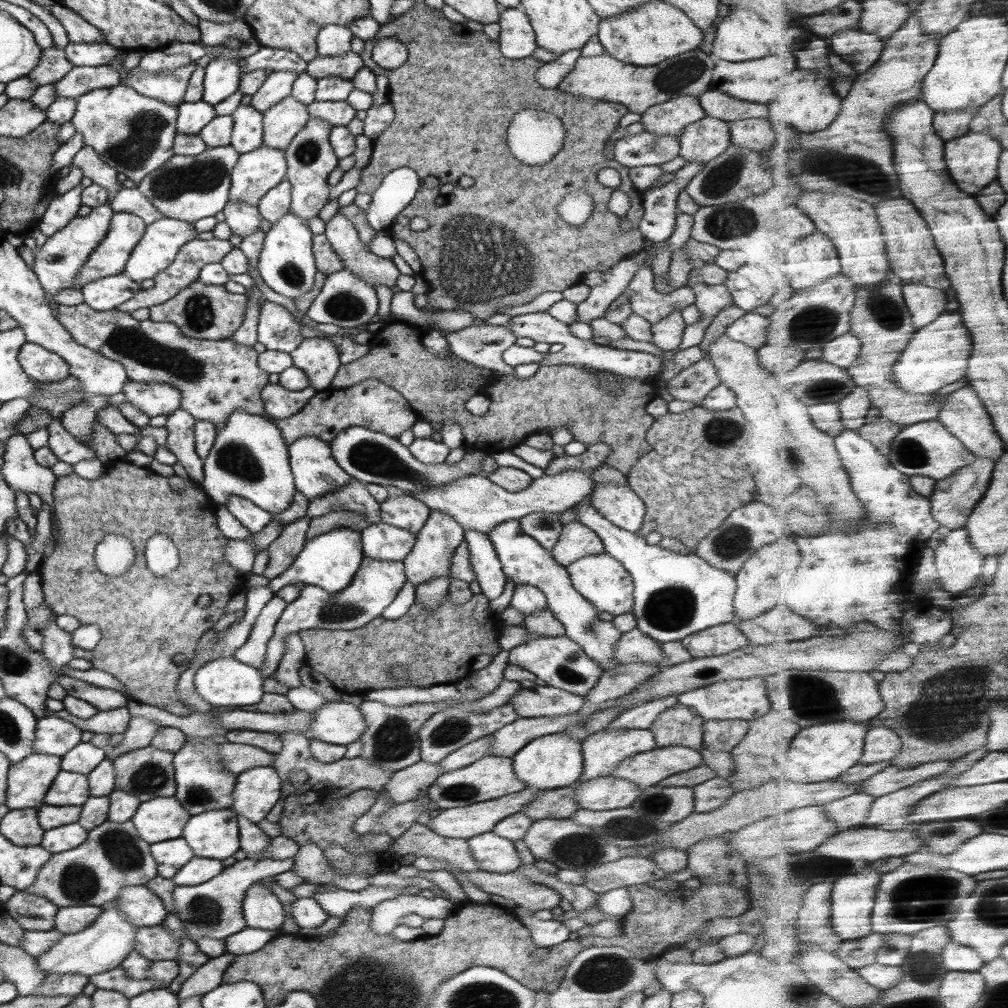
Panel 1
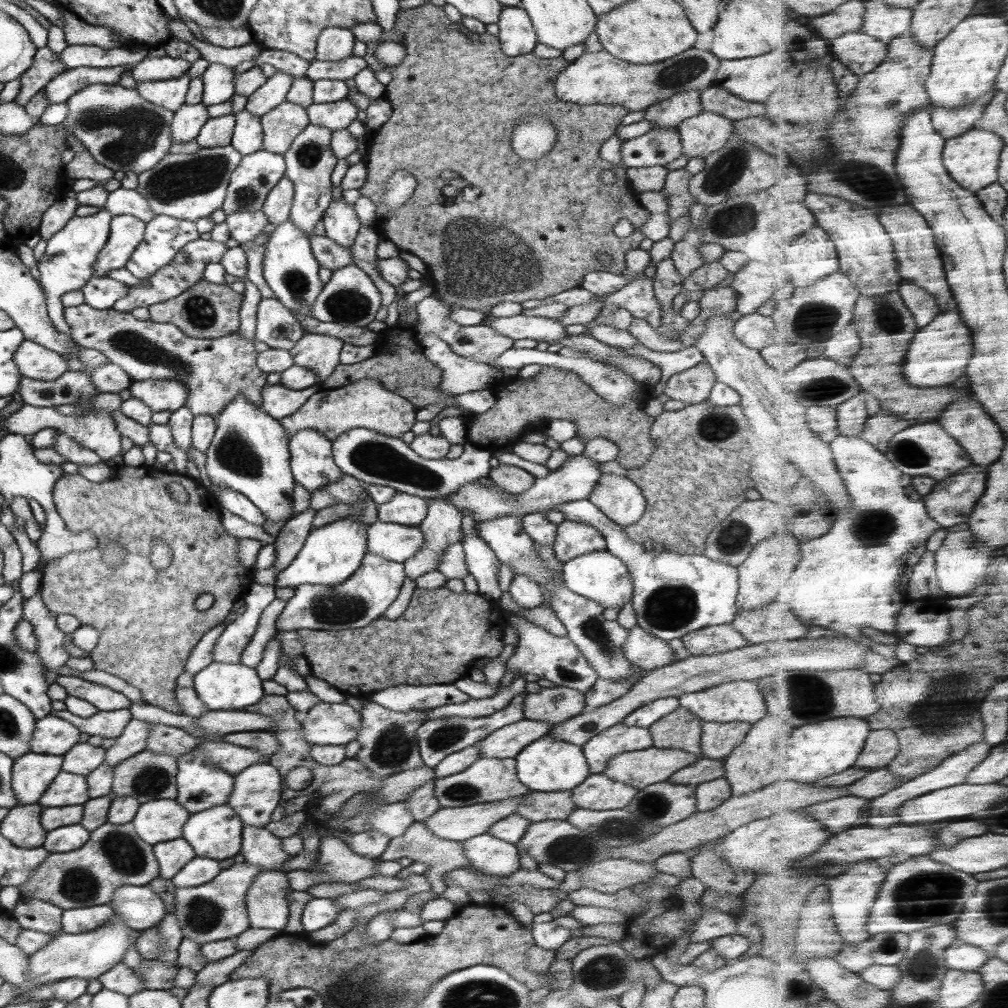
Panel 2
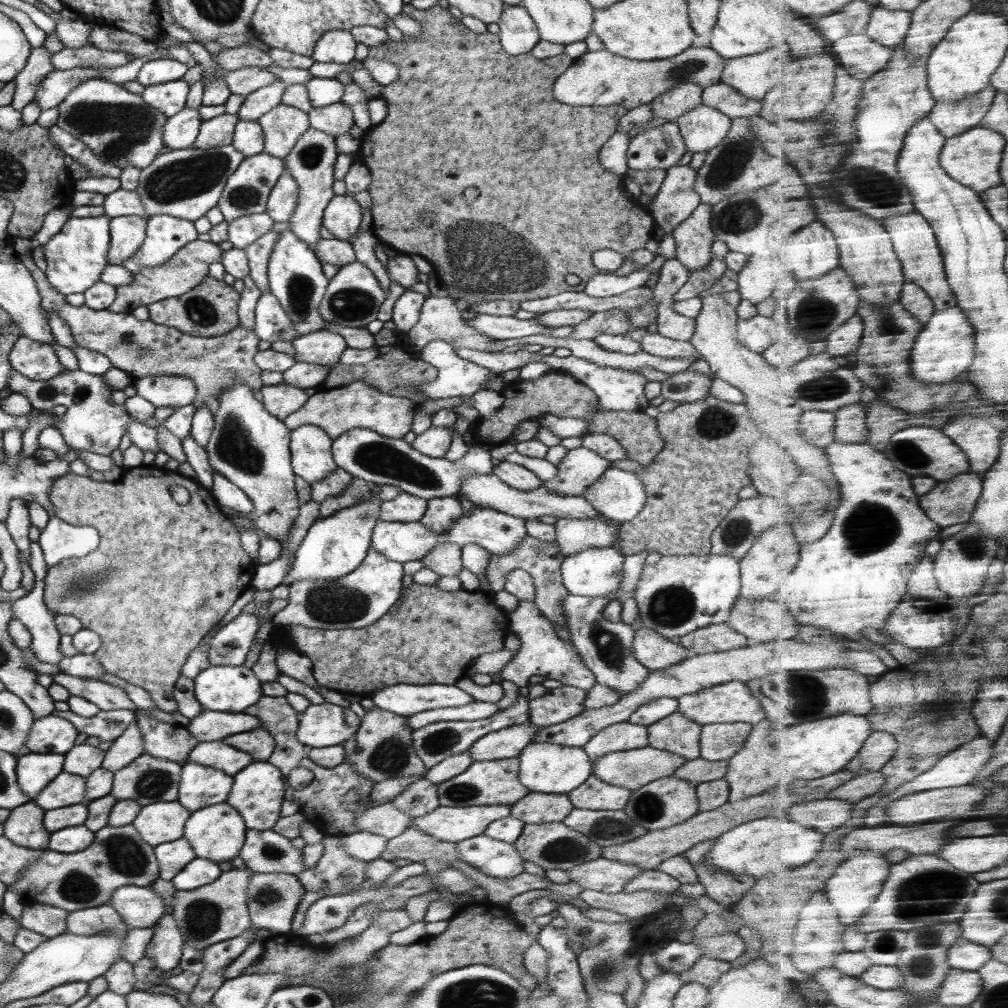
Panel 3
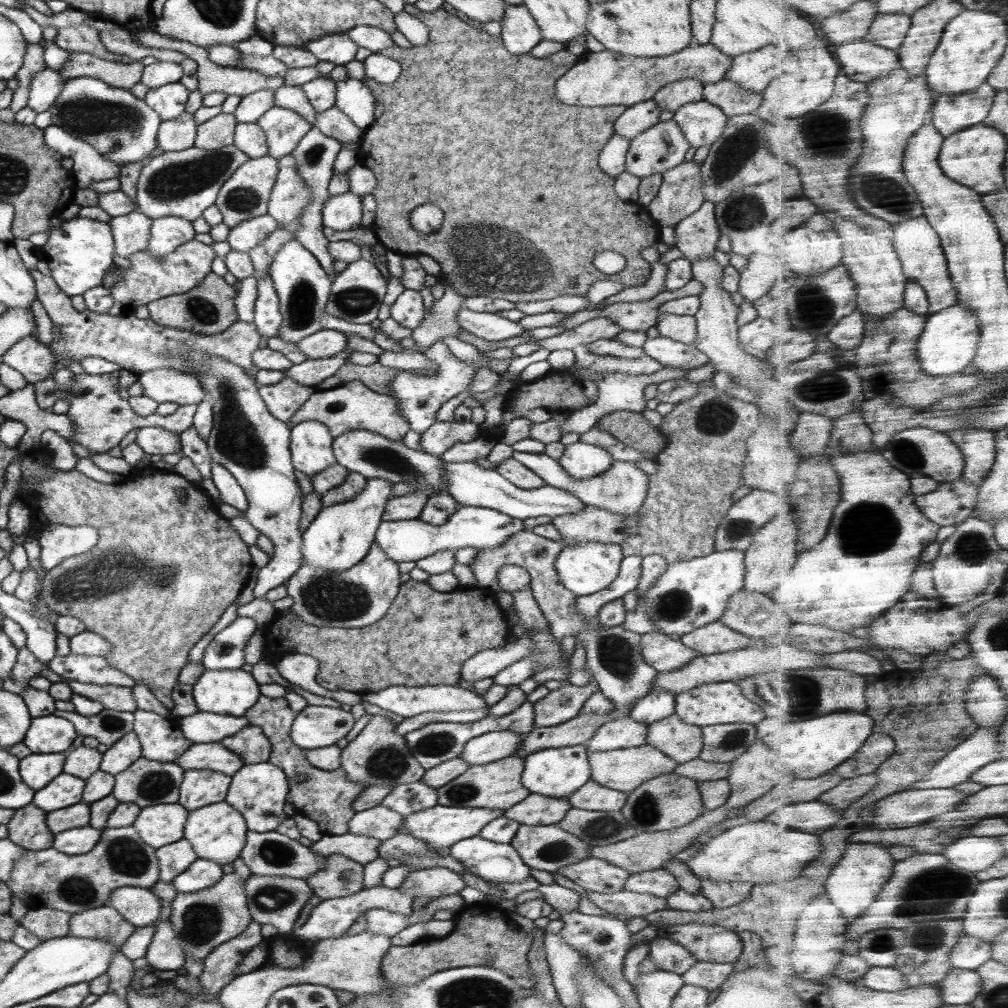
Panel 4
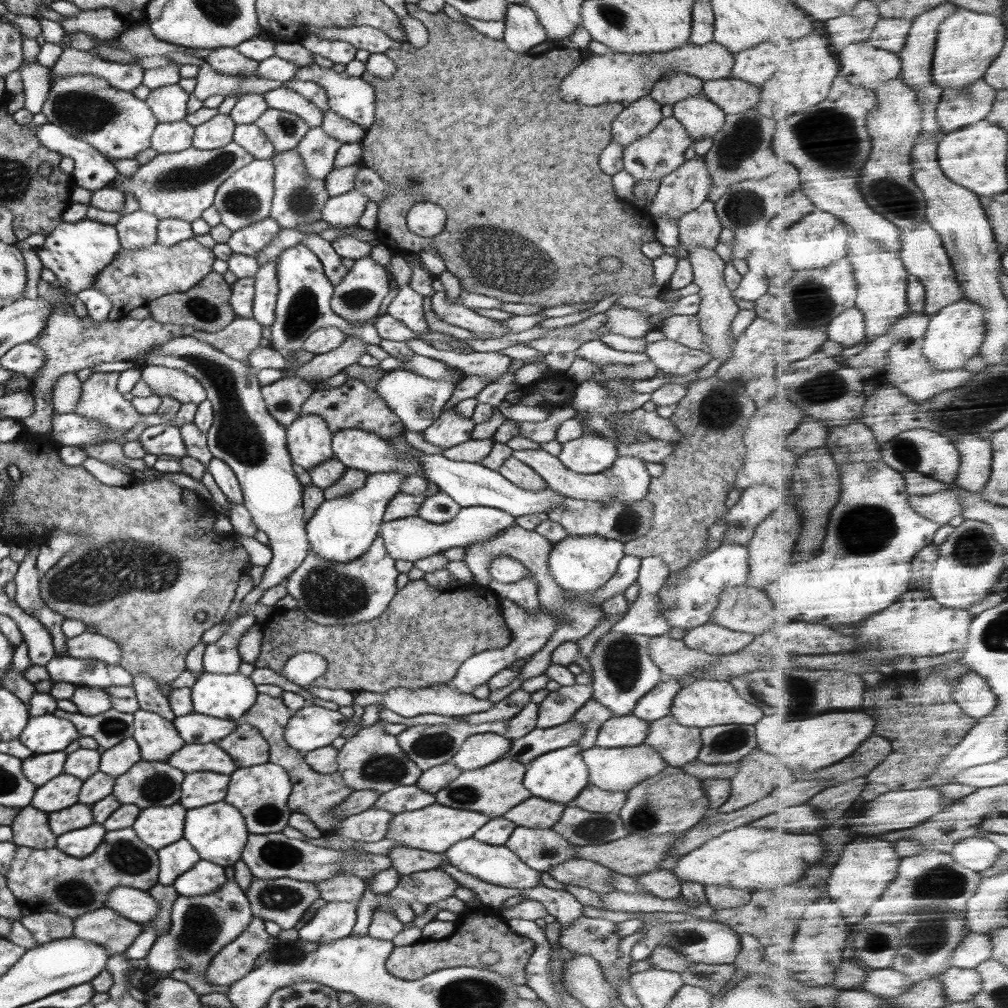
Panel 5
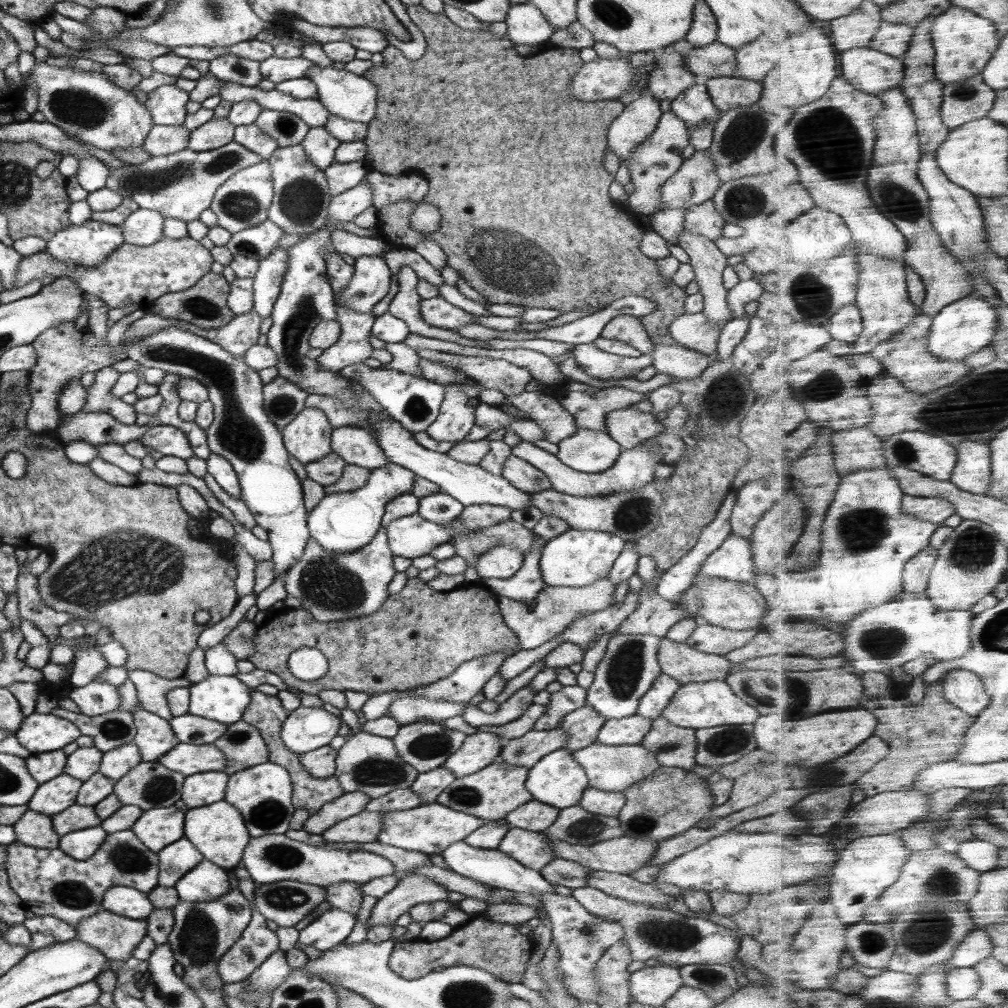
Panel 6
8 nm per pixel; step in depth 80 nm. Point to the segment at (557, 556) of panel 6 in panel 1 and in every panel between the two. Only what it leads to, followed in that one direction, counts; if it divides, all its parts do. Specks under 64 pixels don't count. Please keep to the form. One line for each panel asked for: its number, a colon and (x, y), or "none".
1: (602, 580)
2: (599, 576)
3: (597, 572)
4: (587, 568)
5: (581, 563)

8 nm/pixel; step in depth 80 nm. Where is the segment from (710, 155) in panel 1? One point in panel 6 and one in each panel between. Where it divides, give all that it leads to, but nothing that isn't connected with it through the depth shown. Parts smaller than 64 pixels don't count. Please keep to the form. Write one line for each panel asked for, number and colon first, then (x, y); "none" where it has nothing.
2: (700, 136)
3: (702, 128)
4: (702, 124)
5: (702, 119)
6: (694, 107)

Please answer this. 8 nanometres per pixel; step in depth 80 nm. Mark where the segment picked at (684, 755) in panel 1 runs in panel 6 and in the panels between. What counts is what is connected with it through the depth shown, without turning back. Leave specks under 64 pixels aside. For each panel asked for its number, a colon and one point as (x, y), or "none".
2: (639, 768)
3: (631, 769)
4: (624, 769)
5: (614, 769)
6: (610, 768)

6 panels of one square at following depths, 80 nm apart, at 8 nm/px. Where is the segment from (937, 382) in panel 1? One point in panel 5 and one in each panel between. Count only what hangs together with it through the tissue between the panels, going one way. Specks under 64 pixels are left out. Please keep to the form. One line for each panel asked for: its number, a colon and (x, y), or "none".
2: (942, 351)
3: (947, 348)
4: (951, 341)
5: (956, 334)

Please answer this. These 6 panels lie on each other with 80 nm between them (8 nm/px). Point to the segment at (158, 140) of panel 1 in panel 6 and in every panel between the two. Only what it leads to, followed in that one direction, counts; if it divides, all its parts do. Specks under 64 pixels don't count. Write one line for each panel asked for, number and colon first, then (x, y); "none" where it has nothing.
2: (124, 132)
3: (118, 126)
4: (121, 128)
5: (114, 122)
6: (85, 104)

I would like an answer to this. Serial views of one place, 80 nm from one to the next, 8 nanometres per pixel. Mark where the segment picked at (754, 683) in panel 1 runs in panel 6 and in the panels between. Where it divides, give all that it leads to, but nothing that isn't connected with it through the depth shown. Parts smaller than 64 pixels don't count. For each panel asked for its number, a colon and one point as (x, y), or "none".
2: (741, 700)
3: (732, 701)
4: (716, 703)
5: (705, 702)
6: (695, 705)

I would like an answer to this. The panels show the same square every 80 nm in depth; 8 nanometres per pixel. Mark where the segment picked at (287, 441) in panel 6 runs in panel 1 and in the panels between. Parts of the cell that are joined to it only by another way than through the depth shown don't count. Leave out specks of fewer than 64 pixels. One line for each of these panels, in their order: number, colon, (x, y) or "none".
1: (315, 472)
2: (312, 465)
3: (311, 457)
4: (310, 445)
5: (309, 438)

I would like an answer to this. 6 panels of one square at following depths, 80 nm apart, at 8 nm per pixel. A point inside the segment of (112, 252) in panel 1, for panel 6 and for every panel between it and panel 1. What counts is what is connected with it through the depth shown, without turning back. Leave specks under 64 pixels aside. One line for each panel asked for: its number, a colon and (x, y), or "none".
2: (126, 231)
3: (127, 233)
4: (131, 232)
5: (137, 230)
6: (144, 227)

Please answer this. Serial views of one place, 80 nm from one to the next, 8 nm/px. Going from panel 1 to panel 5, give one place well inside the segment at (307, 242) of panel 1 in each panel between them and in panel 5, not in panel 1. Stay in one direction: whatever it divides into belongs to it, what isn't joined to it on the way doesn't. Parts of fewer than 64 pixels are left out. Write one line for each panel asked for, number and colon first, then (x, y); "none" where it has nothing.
2: (290, 268)
3: (296, 279)
4: (303, 287)
5: (303, 301)

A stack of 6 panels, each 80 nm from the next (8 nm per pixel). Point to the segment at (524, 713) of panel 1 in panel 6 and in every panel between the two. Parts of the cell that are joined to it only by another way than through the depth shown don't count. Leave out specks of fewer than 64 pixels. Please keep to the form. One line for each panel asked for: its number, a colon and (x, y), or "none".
2: (557, 704)
3: (555, 706)
4: (560, 705)
5: (558, 707)
6: (570, 698)

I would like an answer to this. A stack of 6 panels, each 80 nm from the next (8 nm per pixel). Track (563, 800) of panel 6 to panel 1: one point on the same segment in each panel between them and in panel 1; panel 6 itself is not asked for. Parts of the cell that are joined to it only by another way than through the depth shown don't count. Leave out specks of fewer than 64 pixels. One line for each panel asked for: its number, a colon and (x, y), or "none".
1: (552, 761)
2: (547, 764)
3: (544, 767)
4: (552, 772)
5: (559, 775)

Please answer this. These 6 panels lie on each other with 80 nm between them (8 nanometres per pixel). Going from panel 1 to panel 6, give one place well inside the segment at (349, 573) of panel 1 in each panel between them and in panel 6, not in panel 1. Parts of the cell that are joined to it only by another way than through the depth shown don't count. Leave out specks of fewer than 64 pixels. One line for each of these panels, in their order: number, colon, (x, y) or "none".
2: (331, 553)
3: (334, 546)
4: (340, 536)
5: (343, 528)
6: (343, 522)

